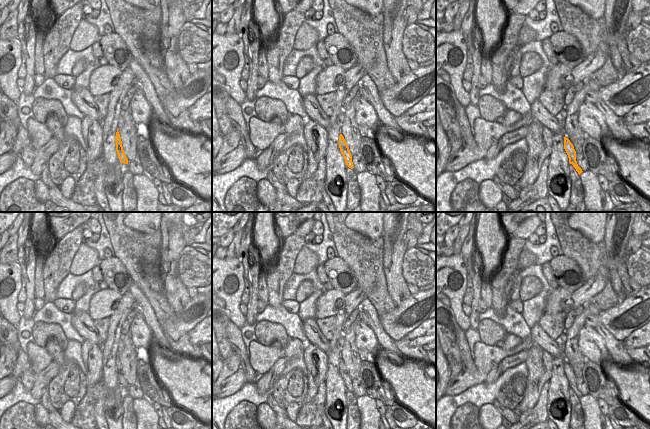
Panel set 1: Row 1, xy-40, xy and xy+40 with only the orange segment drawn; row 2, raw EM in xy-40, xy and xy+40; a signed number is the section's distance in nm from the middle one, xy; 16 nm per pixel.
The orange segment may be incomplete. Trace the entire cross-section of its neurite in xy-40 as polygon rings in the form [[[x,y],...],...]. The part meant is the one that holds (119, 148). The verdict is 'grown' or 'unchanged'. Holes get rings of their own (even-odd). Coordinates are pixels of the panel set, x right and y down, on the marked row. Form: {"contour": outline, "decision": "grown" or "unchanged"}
{"contour": [[[121,111],[119,122],[118,122],[118,129],[117,129],[116,136],[115,136],[116,151],[117,151],[119,160],[124,164],[128,164],[129,160],[127,159],[127,157],[124,153],[123,144],[122,144],[122,141],[121,141],[120,134],[118,132],[118,130],[121,129],[123,126],[124,126],[123,111]]], "decision": "grown"}

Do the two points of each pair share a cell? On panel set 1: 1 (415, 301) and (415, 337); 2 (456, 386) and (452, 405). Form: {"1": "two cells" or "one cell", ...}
{"1": "two cells", "2": "two cells"}

